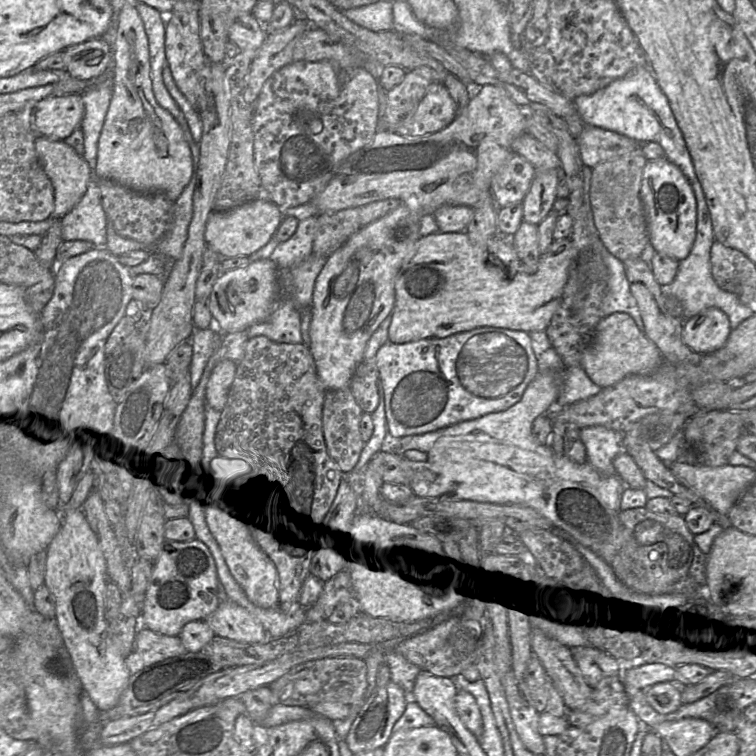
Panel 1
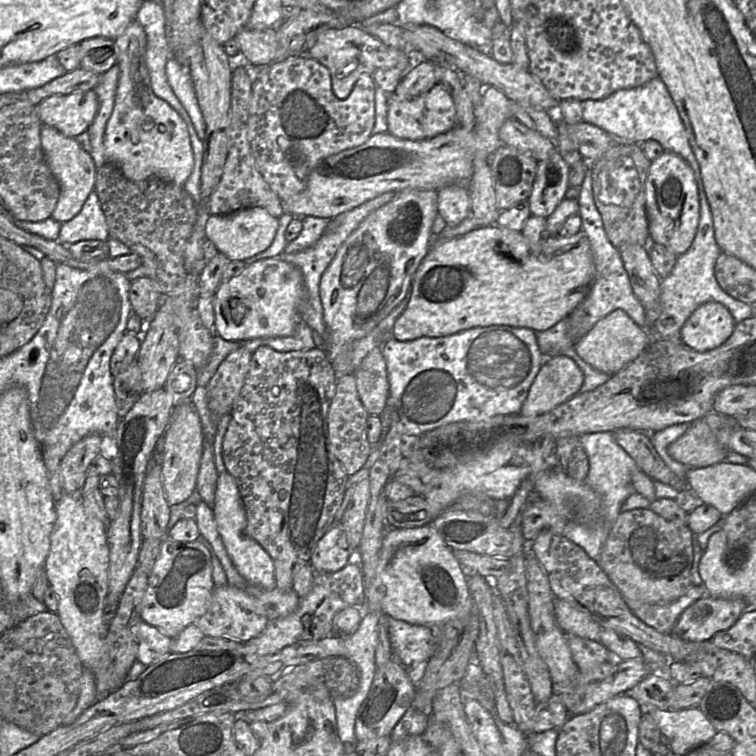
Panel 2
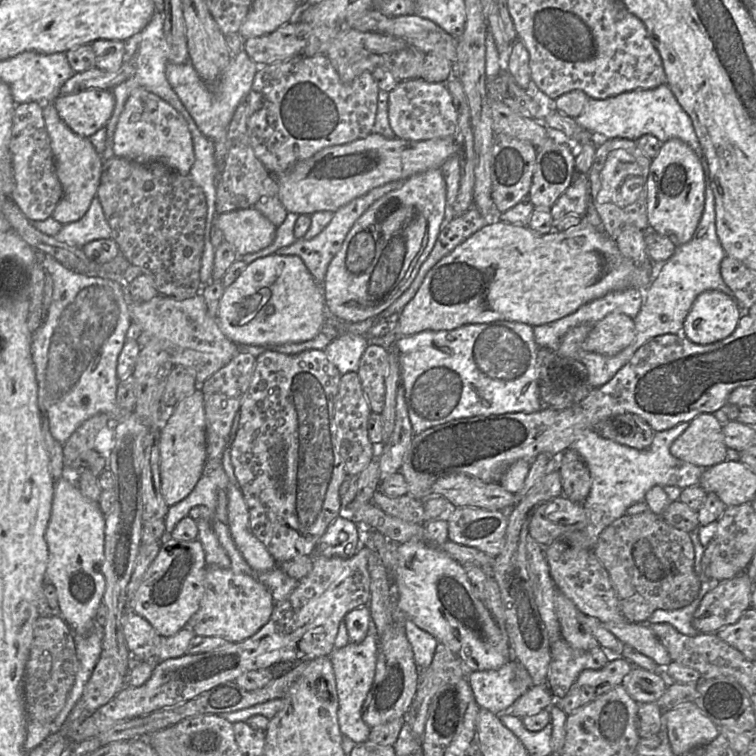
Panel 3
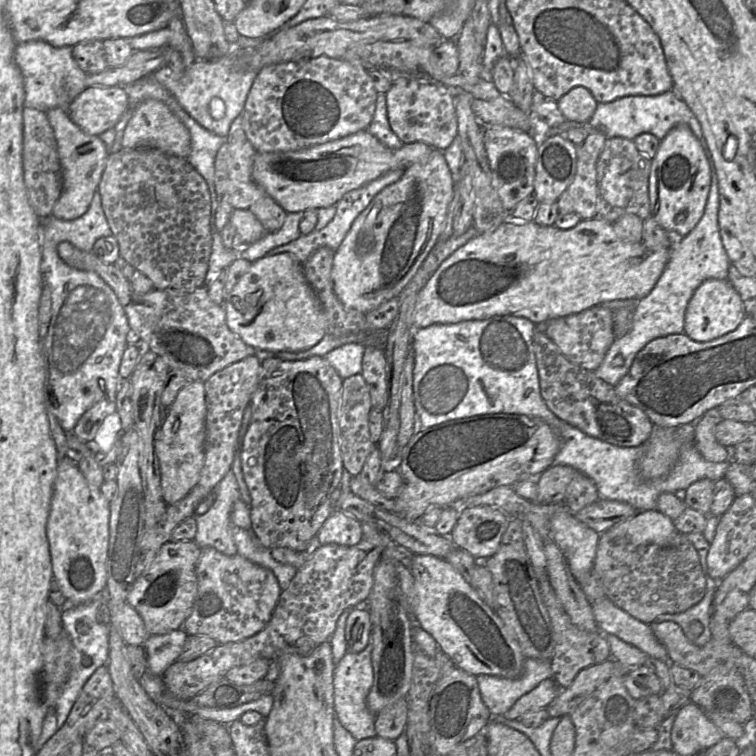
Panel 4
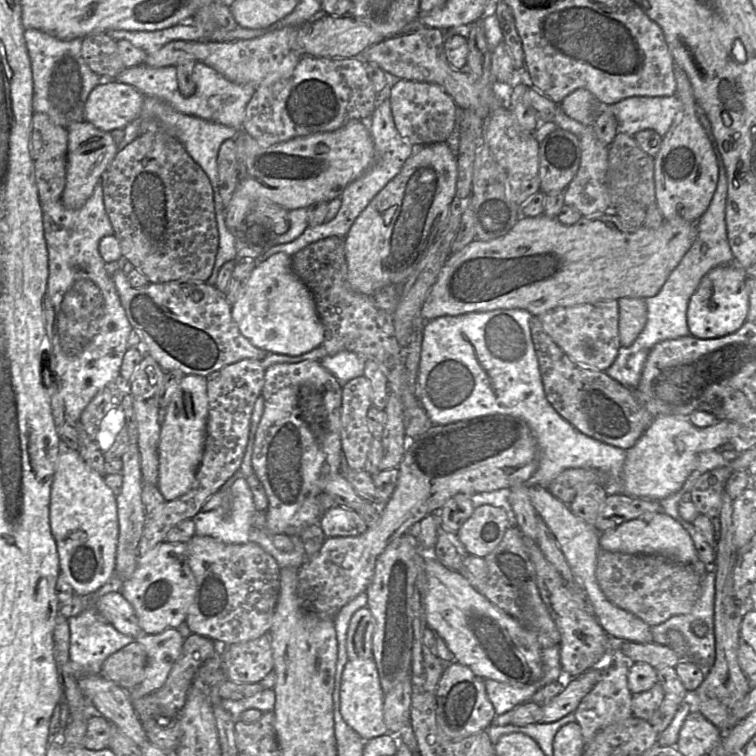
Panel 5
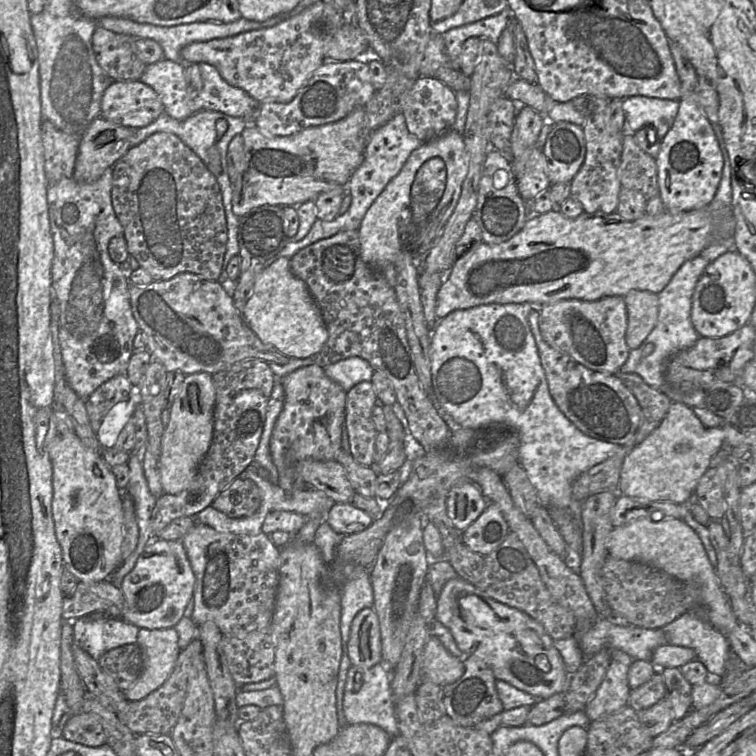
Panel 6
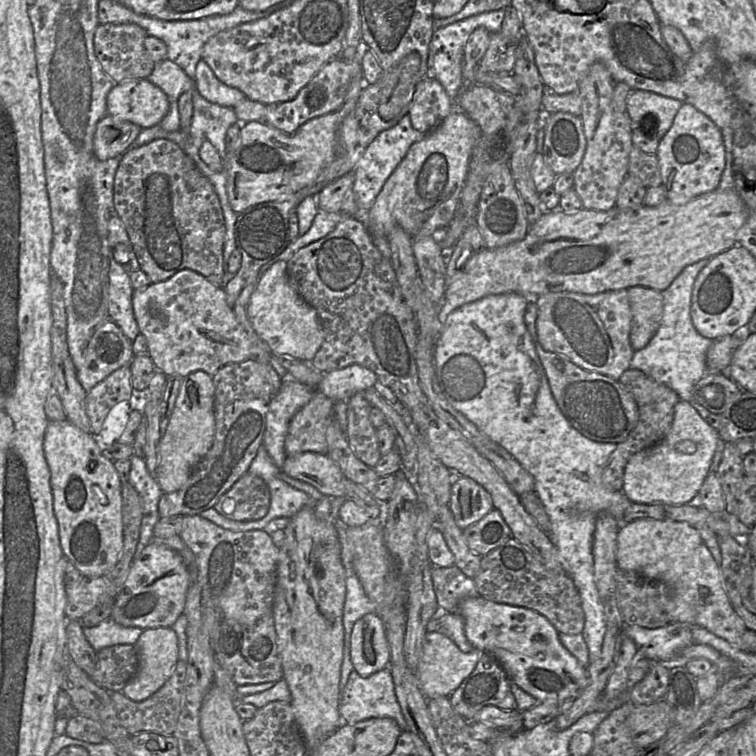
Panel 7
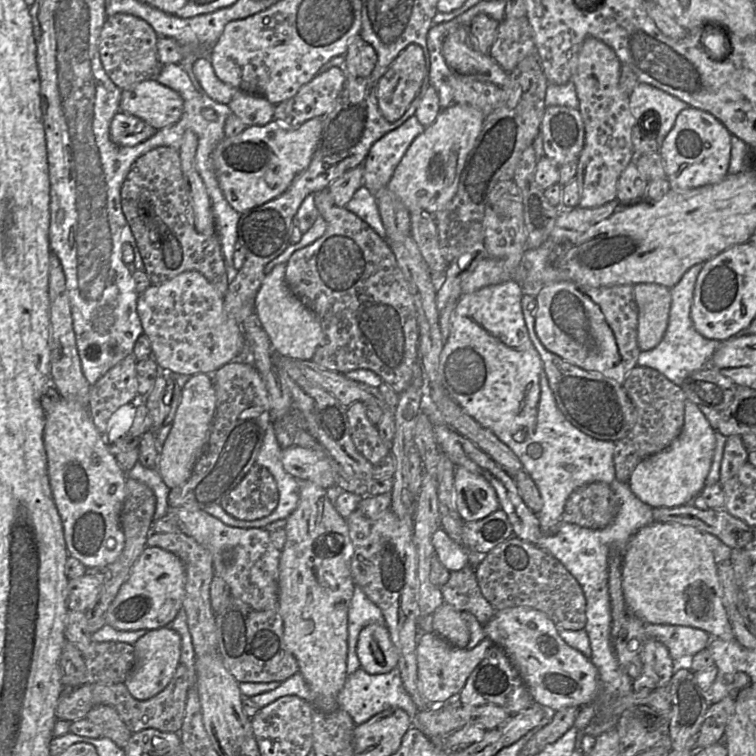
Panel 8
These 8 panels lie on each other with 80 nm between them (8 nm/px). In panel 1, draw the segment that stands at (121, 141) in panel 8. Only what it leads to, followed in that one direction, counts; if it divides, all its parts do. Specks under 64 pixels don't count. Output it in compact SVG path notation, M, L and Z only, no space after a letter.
M40 136L35 138L34 145L39 162L53 185L54 210L52 217L61 219L78 204L88 183L93 179L93 171L82 155L78 154L64 140L49 140Z

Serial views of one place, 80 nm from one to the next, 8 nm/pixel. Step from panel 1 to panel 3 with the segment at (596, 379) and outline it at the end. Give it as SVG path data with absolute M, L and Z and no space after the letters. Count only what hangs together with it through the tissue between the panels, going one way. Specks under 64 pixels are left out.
M613 312L593 325L583 343L583 349L586 352L614 356L629 346L634 337L633 319Z

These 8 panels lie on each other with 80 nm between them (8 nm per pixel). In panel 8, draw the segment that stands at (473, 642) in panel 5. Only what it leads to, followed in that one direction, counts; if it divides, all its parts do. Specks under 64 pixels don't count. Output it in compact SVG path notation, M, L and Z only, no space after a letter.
M513 607L513 608L497 610L494 617L487 624L484 625L484 632L486 634L486 637L491 639L495 645L498 645L505 651L510 661L517 669L521 679L523 680L526 688L528 689L529 693L533 697L534 701L537 704L541 705L542 707L550 708L555 711L561 710L566 707L582 707L586 704L591 703L597 697L600 690L599 673L597 668L589 658L586 658L581 652L570 647L559 636L556 625L546 614L529 607Z

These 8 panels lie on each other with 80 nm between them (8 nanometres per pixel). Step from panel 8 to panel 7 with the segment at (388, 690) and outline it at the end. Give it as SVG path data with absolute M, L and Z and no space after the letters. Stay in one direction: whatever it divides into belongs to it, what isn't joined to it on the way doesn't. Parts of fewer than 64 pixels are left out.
M385 667L368 676L353 670L340 696L339 712L345 724L355 724L373 717L388 717L395 720L401 730L405 730L405 720L395 695L390 667Z

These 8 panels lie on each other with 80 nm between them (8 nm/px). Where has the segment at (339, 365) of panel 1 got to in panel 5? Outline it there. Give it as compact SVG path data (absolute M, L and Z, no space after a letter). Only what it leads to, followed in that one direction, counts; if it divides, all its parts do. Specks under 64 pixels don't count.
M446 142L423 145L415 150L400 173L371 200L344 237L347 282L354 291L373 296L384 286L401 286L413 274L446 224L457 177L457 156Z

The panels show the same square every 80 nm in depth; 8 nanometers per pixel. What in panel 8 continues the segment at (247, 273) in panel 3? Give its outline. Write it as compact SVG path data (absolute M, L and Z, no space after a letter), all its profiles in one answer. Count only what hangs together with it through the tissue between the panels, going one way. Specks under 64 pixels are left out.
M278 264L265 275L255 297L254 312L275 354L312 361L321 342L320 321L317 315L291 292L286 282L285 271L286 264Z

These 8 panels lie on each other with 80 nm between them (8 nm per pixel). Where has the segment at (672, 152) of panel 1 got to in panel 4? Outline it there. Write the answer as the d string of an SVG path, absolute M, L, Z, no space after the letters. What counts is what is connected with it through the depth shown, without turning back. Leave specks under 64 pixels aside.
M671 90L656 96L625 96L612 102L598 103L593 116L587 122L565 121L559 126L548 127L544 135L536 134L533 131L533 139L539 146L548 136L561 135L564 131L573 128L583 128L589 133L601 131L607 139L622 137L634 140L642 133L650 133L661 141L671 129L680 124L686 124L690 127L703 147L709 162L711 162L711 153L707 147L698 119L679 95Z

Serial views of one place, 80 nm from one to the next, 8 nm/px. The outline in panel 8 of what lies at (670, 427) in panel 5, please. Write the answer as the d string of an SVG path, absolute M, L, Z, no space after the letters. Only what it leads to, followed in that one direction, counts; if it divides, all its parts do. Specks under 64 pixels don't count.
M686 400L684 424L679 436L665 450L642 460L631 474L628 484L631 491L651 507L678 507L691 503L705 487L716 447L715 430L700 412L697 404Z

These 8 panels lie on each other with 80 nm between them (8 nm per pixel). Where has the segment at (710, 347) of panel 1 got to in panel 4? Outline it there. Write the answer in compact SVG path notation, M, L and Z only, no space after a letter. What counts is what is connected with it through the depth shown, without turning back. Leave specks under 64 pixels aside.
M705 280L690 299L684 322L684 334L697 342L709 342L734 331L745 317L740 295L728 280Z

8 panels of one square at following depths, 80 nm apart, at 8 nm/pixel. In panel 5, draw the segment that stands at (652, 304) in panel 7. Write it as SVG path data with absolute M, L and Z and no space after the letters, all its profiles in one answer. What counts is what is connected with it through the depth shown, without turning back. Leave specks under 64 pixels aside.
M621 298L619 306L619 339L628 347L636 340L647 321L647 306L643 298Z

